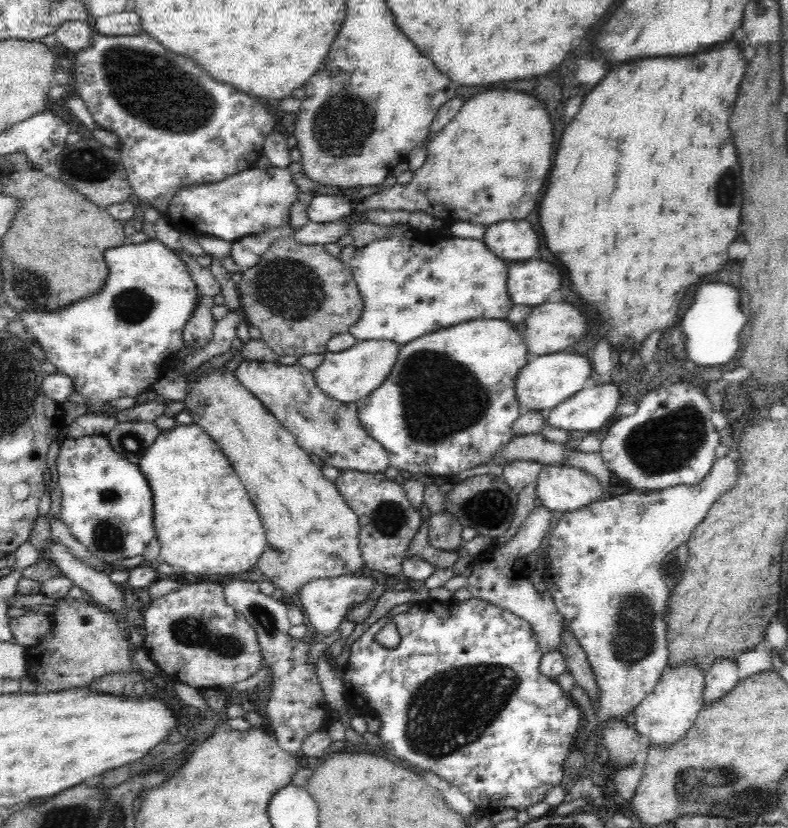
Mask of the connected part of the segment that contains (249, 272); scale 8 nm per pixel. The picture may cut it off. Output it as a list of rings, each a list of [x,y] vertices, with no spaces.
[[[291,233],[279,236],[264,251],[256,266],[242,271],[237,291],[244,320],[249,326],[260,330],[261,340],[279,356],[325,354],[327,343],[334,335],[349,332],[353,324],[358,322],[364,308],[351,270],[338,257],[330,255],[324,245],[296,243]]]

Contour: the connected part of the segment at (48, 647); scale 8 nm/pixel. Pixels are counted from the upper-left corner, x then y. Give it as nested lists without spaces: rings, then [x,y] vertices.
[[[66,596],[61,601],[58,599],[57,603],[56,611],[53,612],[53,633],[25,652],[29,678],[36,685],[36,692],[44,694],[62,689],[86,688],[95,678],[109,676],[110,673],[129,673],[133,669],[133,666],[130,668],[130,650],[133,646],[128,646],[129,639],[120,632],[114,613],[100,609],[91,600],[76,600]]]

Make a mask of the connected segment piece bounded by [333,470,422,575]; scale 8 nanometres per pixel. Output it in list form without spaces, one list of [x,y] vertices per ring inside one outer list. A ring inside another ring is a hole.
[[[341,470],[333,480],[345,503],[357,514],[359,548],[365,566],[375,571],[397,575],[407,552],[422,524],[420,511],[414,509],[400,480],[388,479],[384,473],[365,473]]]

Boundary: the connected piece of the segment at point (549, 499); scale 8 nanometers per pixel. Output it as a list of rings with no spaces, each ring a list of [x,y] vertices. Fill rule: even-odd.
[[[543,465],[536,478],[536,494],[552,512],[574,512],[598,502],[604,495],[602,483],[579,468]]]

